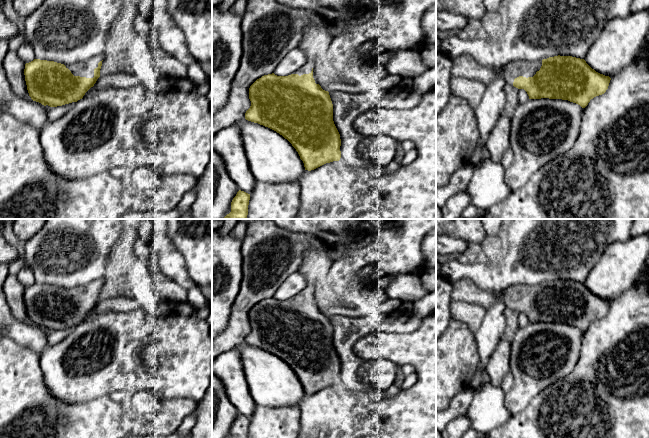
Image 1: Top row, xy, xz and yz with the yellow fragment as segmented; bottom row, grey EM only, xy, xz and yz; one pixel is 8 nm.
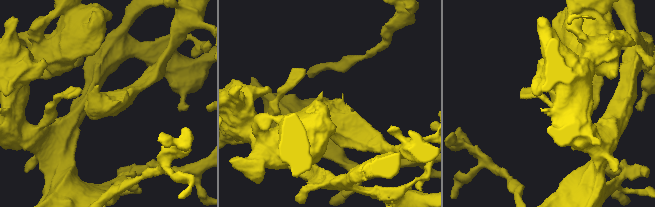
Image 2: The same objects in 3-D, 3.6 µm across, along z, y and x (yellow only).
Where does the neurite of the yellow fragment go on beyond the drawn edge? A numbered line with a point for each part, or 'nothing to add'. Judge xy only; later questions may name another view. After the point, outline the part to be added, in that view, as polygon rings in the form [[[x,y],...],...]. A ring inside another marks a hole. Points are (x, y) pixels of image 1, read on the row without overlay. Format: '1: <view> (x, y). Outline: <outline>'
1: xy (85, 292). Outline: [[[99,277],[88,284],[72,287],[65,290],[71,295],[74,300],[93,302],[94,293],[98,291],[98,287],[104,282],[105,279],[103,277]]]

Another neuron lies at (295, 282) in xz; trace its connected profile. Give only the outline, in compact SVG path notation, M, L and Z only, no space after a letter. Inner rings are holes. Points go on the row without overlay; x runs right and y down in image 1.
M299 271L293 272L280 285L273 297L277 300L291 299L302 291L307 286L307 283L305 275Z

